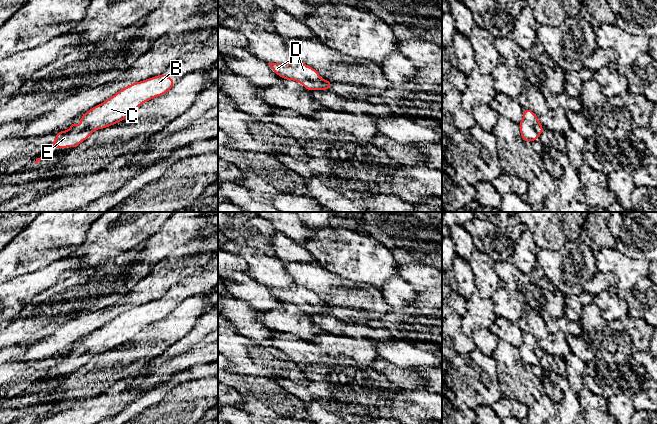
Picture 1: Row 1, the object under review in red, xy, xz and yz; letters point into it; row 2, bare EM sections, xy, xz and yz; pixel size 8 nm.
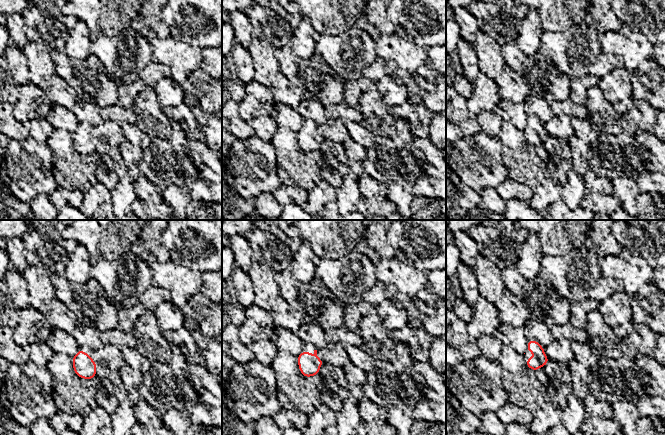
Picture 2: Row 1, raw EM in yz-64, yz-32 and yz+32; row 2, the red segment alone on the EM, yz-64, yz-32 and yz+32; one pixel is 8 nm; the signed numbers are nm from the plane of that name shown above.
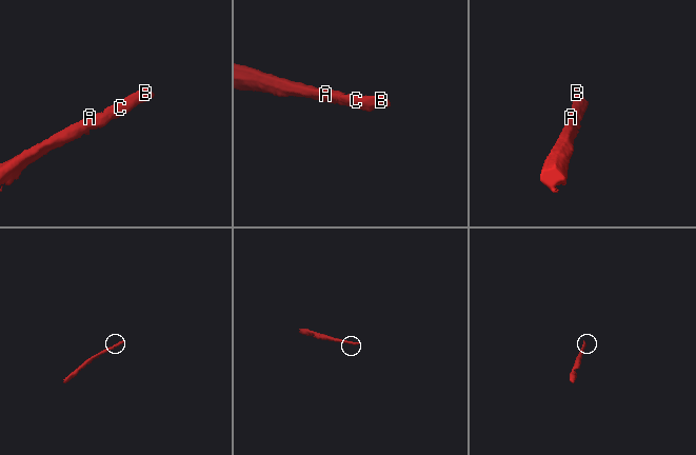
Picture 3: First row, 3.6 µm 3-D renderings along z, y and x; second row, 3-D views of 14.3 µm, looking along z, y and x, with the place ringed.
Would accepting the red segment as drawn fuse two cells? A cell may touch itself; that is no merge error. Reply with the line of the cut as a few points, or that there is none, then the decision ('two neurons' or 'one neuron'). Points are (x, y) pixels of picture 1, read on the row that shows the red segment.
no cut | one neuron

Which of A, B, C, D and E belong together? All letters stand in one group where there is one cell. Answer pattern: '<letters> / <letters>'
A B C D E

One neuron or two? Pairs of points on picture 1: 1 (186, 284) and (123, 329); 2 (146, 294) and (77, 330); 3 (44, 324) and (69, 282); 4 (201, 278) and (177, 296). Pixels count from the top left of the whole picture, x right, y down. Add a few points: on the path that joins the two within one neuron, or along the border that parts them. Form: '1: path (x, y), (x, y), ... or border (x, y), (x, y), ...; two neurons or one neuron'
1: path (170, 297), (157, 310), (139, 316); one neuron
2: path (129, 306), (113, 310), (94, 320); one neuron
3: path (52, 311), (59, 304), (69, 303), (71, 295); one neuron
4: path (195, 284), (183, 290); one neuron

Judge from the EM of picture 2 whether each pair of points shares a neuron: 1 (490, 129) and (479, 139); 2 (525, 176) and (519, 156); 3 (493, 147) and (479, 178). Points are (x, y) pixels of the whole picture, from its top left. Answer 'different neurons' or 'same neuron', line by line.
1: different neurons
2: same neuron
3: same neuron

